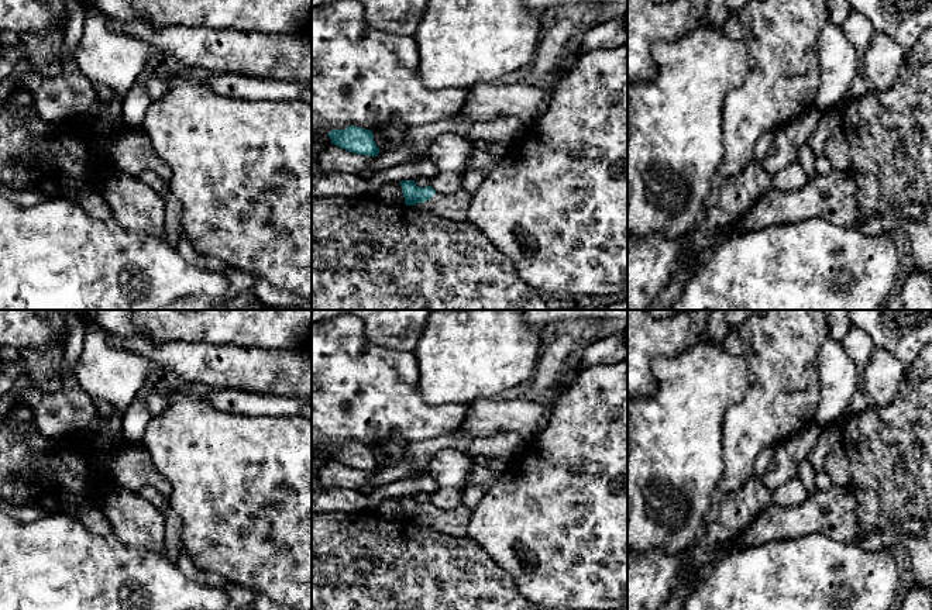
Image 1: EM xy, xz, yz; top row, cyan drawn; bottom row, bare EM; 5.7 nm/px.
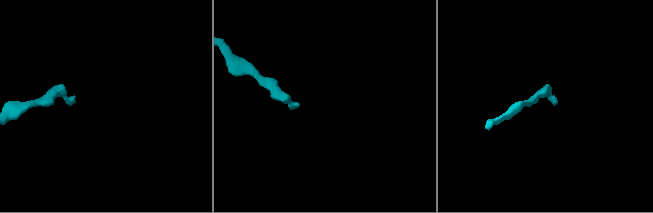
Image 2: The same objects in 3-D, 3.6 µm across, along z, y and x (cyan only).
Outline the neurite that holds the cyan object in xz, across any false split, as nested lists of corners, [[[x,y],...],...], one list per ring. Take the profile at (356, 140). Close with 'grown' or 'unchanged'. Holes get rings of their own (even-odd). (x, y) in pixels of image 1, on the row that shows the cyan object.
[[[350,125],[344,130],[329,132],[331,144],[358,155],[376,156],[379,148],[374,141],[374,132],[365,128]]]; unchanged

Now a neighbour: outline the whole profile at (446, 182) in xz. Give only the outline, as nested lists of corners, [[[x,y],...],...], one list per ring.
[[[441,172],[431,179],[430,186],[441,194],[453,194],[462,189],[462,176],[451,172]]]

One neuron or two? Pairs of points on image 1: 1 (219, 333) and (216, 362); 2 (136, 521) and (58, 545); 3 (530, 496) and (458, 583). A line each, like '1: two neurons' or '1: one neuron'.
1: two neurons
2: two neurons
3: two neurons

